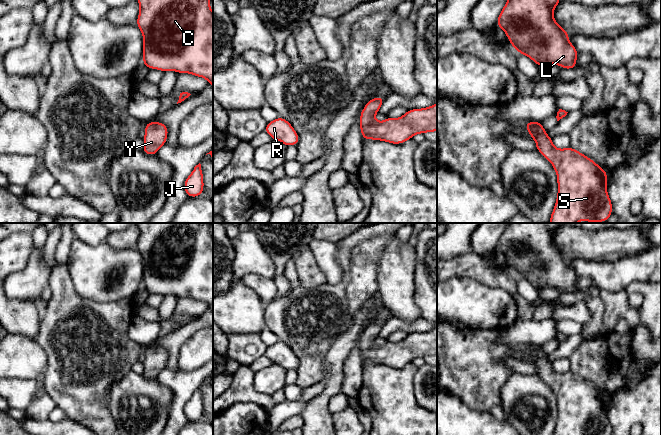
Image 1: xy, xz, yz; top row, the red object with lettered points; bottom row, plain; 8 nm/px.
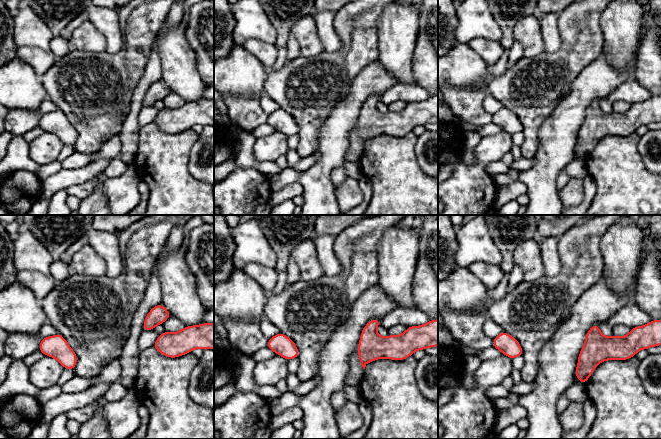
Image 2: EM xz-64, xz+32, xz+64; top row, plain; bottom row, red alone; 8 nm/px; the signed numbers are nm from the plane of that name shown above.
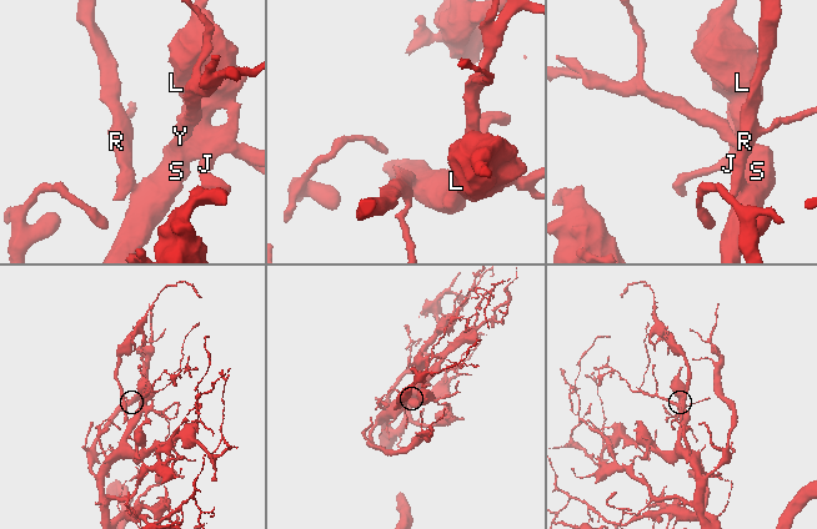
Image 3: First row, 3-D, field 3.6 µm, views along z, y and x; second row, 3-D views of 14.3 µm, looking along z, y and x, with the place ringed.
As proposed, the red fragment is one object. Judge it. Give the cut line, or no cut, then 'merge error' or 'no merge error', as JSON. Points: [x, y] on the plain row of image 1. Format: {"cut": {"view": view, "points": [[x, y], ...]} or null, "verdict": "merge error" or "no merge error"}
{"cut": null, "verdict": "no merge error"}

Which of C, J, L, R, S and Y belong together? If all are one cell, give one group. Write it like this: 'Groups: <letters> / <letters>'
Groups: C J L R S Y

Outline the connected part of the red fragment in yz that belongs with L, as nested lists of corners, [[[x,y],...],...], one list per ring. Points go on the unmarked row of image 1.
[[[508,223],[497,243],[511,269],[539,291],[557,288],[576,292],[579,276],[568,265],[568,258],[553,241],[559,223]]]

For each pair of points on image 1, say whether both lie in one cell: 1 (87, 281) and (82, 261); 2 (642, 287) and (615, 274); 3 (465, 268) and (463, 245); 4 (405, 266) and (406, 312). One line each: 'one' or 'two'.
1: one
2: two
3: two
4: one

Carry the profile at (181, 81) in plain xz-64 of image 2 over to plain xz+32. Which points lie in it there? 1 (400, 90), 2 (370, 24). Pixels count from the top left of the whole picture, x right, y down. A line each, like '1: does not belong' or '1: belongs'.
1: does not belong
2: does not belong

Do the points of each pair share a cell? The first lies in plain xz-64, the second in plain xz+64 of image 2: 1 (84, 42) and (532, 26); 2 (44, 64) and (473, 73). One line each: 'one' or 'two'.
1: one
2: two

